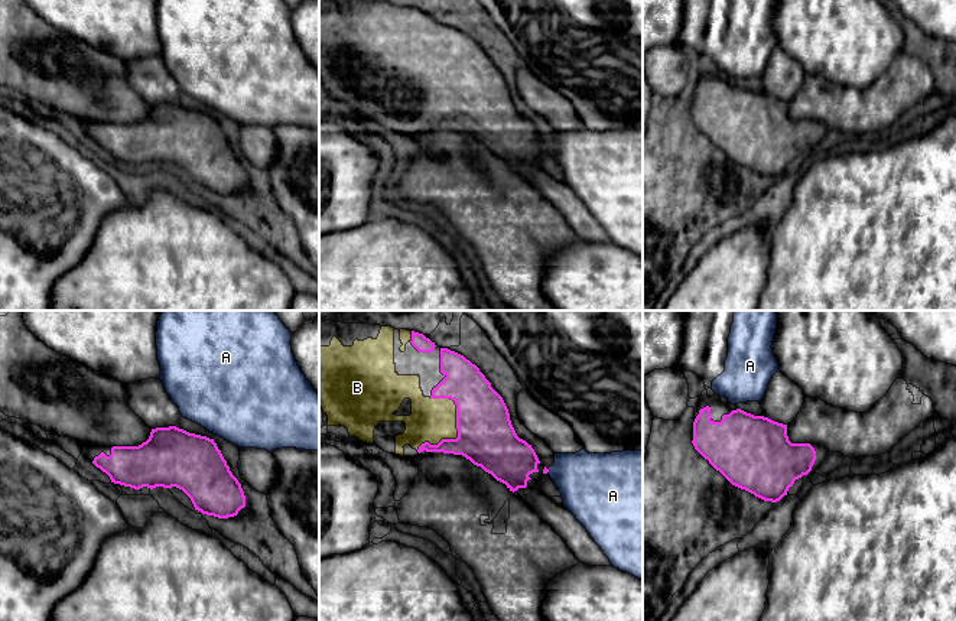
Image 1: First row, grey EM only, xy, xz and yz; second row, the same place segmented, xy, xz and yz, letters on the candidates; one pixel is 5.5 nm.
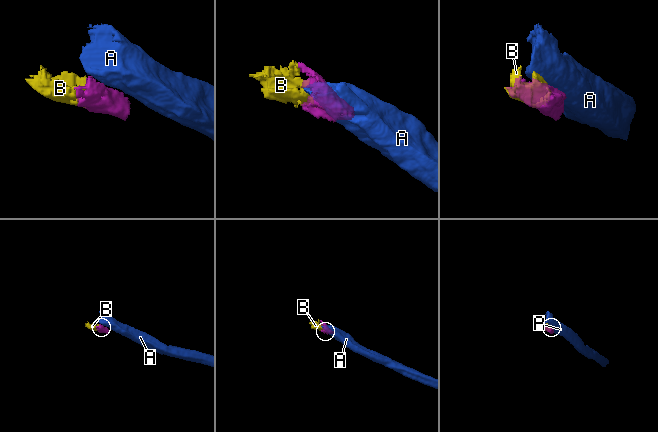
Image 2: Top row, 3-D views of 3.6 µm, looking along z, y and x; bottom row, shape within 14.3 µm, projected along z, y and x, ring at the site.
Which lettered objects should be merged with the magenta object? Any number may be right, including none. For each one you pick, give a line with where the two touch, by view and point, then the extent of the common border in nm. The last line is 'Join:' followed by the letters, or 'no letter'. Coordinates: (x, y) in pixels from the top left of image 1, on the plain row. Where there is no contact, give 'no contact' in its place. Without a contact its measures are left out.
B: contact xz (457, 114); length 360 nm
Join: B

